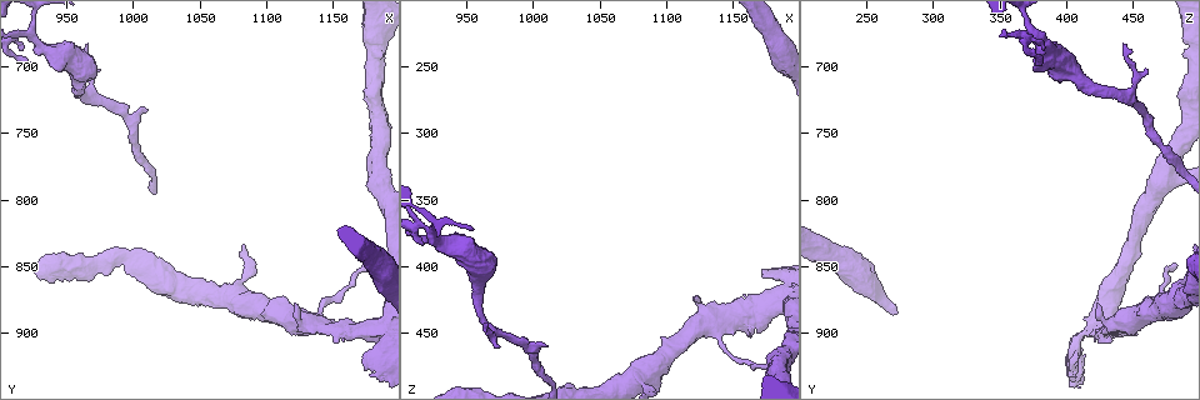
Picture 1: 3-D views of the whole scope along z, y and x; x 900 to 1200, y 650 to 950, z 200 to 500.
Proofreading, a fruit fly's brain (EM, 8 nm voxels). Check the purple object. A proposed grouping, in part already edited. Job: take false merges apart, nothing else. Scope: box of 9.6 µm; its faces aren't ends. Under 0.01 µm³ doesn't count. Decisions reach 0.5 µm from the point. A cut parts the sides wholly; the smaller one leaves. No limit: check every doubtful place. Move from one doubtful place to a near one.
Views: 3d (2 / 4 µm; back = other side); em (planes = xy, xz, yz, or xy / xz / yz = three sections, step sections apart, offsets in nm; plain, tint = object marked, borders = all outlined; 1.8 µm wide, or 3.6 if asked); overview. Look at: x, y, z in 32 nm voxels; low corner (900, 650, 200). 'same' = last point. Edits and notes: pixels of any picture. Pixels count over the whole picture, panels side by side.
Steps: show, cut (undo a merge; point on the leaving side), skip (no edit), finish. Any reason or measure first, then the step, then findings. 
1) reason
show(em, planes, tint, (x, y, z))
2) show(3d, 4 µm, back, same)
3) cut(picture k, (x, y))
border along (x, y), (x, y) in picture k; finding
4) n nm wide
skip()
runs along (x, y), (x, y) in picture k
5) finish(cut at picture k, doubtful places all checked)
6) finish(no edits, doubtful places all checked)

looks like a crossing
show(em, 3.6 µm, planes, tint, (922, 674, 374))

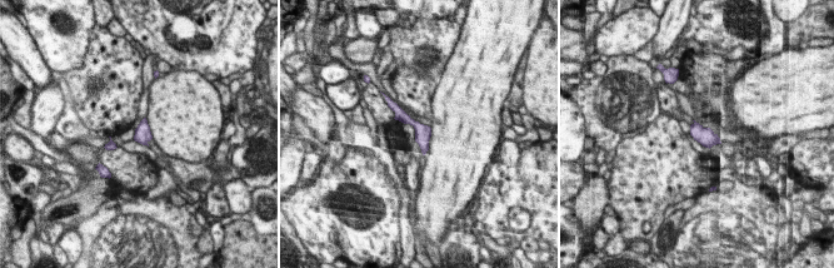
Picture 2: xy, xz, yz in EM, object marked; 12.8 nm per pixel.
skip()
all the same neuron

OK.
abrupt turn
show(3d, 2 µm, (966, 722, 444))

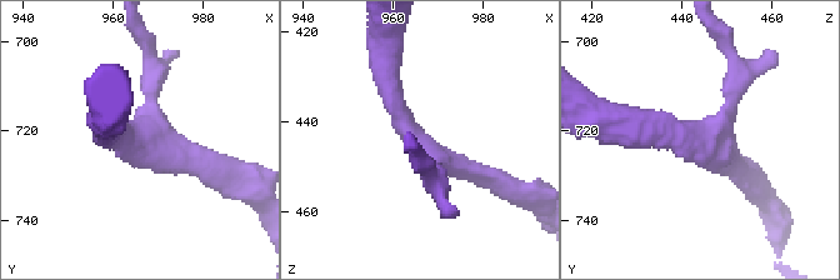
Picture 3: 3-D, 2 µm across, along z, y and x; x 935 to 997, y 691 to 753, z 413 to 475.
need the tissue
show(em, planes, borders, (967, 721, 445))

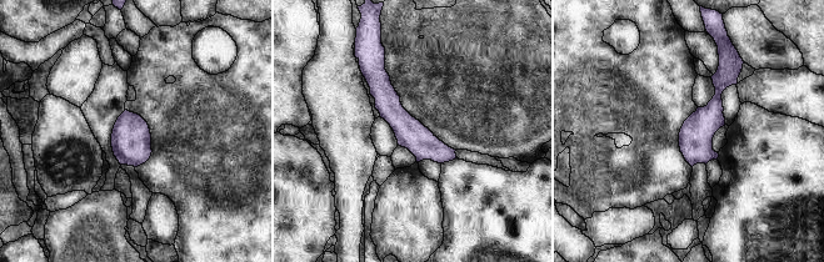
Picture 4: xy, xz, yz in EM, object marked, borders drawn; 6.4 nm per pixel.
skip()
runs along (374, 66), (389, 107), (452, 156) in picture 4; continuous, no second neuron

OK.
sharp bend
show(em, planes, borders, (1148, 894, 436))

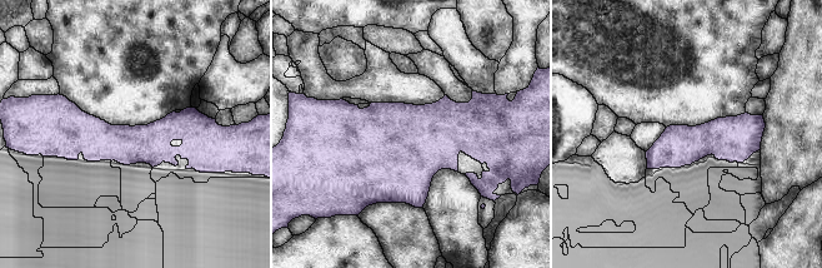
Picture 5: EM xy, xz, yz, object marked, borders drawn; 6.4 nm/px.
skip()
runs along (56, 127), (94, 139), (206, 139) in picture 5; all the same neuron

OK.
finish(no edits, doubtful places all checked)

